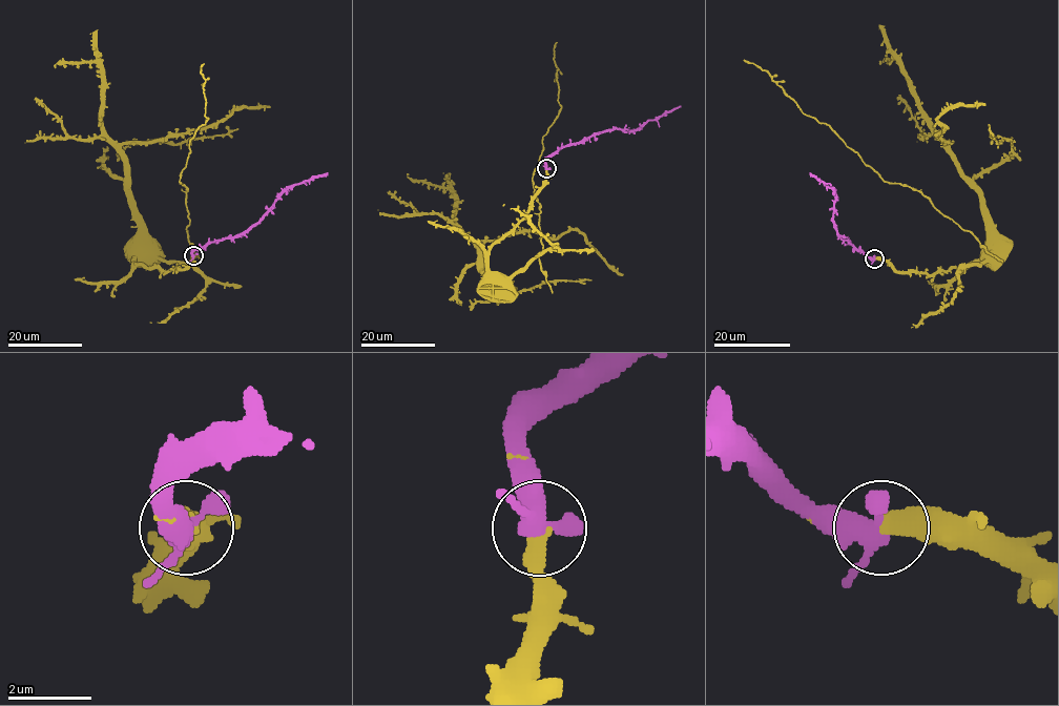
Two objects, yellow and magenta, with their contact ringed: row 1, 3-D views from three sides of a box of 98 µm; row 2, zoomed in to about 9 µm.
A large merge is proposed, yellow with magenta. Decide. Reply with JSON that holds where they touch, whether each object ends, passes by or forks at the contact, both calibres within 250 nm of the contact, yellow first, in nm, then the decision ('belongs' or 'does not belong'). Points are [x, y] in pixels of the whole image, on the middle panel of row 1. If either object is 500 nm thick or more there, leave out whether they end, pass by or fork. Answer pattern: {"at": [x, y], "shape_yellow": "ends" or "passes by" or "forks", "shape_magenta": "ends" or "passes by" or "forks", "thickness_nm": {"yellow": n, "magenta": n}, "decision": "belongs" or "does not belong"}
{"at": [546, 168], "shape_yellow": "ends", "shape_magenta": "passes by", "thickness_nm": {"yellow": 480, "magenta": 440}, "decision": "belongs"}

